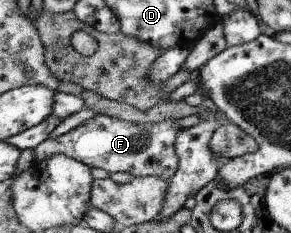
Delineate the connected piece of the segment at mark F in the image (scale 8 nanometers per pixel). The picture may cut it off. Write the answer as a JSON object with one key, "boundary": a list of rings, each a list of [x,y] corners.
{"boundary":[[[98,113],[66,134],[37,144],[33,148],[33,160],[62,153],[90,168],[102,168],[108,173],[126,172],[133,177],[156,177],[168,182],[178,166],[173,144],[180,127],[174,121],[166,119],[158,123],[134,124],[118,119],[115,115]]]}

